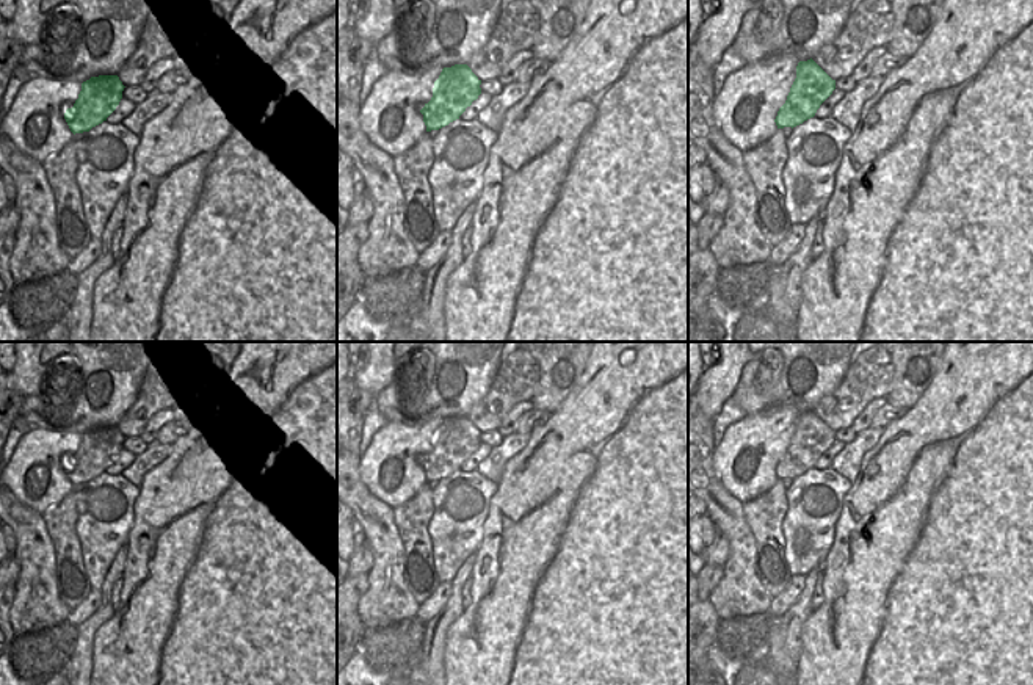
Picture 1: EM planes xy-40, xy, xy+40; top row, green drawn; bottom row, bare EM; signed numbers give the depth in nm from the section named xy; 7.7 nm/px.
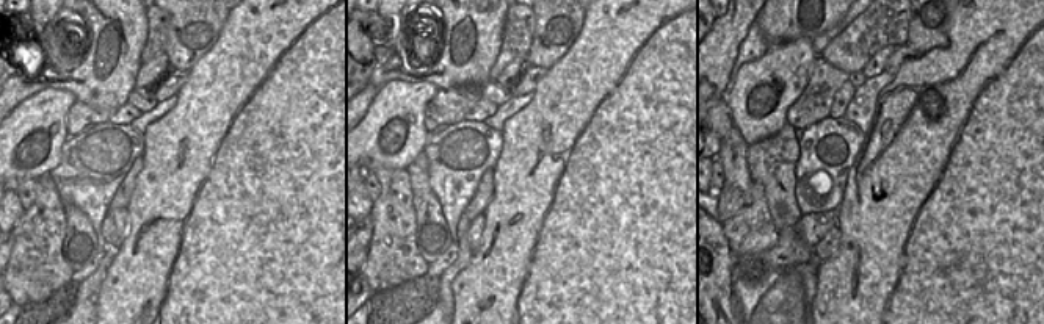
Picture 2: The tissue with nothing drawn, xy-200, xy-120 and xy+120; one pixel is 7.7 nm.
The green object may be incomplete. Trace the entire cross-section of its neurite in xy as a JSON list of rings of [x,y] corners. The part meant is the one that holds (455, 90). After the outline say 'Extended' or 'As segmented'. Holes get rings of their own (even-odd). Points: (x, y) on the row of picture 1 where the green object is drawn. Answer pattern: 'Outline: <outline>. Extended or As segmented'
Outline: [[[467,64],[444,67],[434,82],[433,97],[420,110],[426,132],[439,130],[459,119],[481,94],[481,80]]]. As segmented

